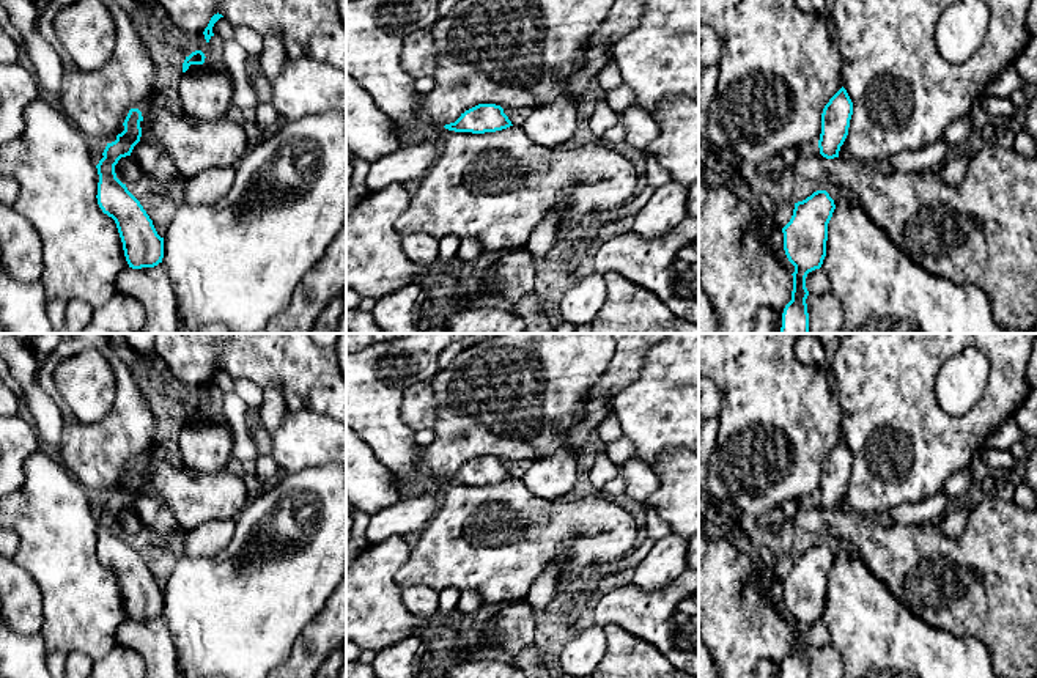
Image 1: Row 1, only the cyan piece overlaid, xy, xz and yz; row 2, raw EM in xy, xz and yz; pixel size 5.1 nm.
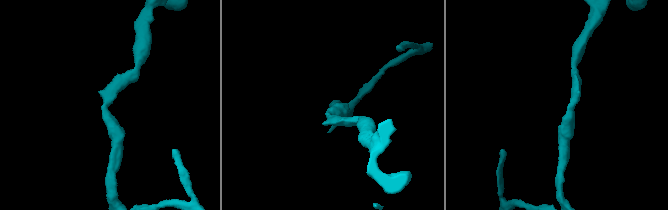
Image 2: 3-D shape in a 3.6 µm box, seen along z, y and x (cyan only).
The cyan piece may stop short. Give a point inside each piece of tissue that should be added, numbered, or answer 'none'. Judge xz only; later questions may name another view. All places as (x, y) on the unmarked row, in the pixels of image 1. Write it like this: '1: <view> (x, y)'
none

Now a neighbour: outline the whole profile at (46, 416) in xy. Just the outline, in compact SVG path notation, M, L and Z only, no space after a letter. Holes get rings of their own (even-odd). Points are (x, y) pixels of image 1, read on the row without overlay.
M0 333L0 354L25 398L41 444L57 453L63 431L61 409L38 384L39 365L31 348L11 333Z

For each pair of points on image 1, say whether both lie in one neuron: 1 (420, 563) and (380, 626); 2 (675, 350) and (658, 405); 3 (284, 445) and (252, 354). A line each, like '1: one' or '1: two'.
1: two
2: one
3: two

